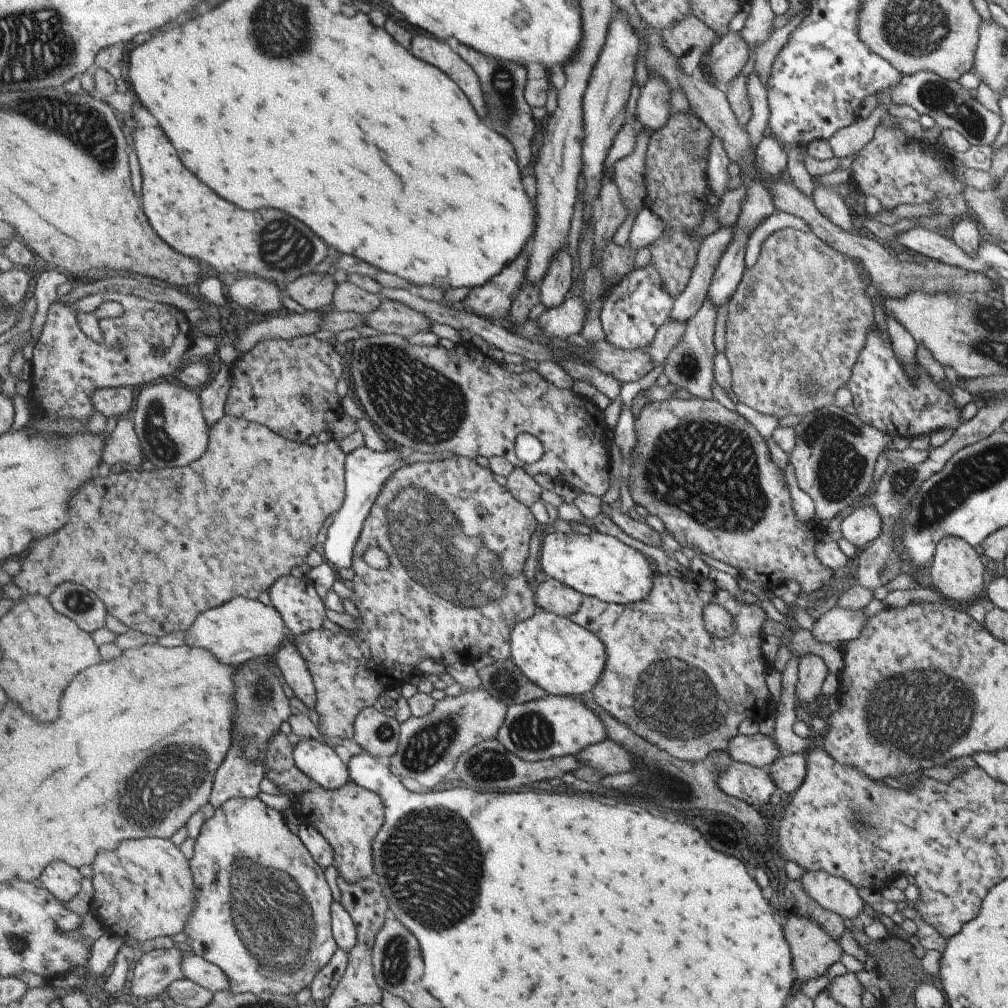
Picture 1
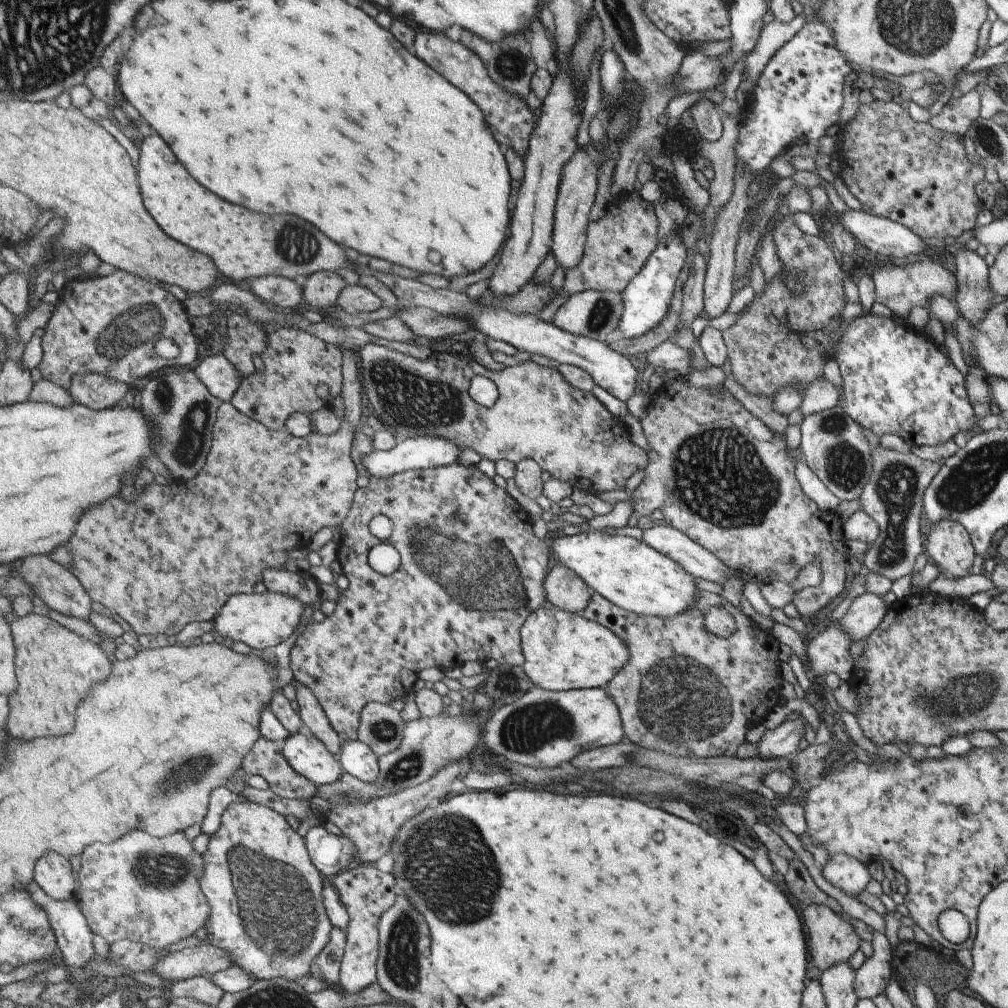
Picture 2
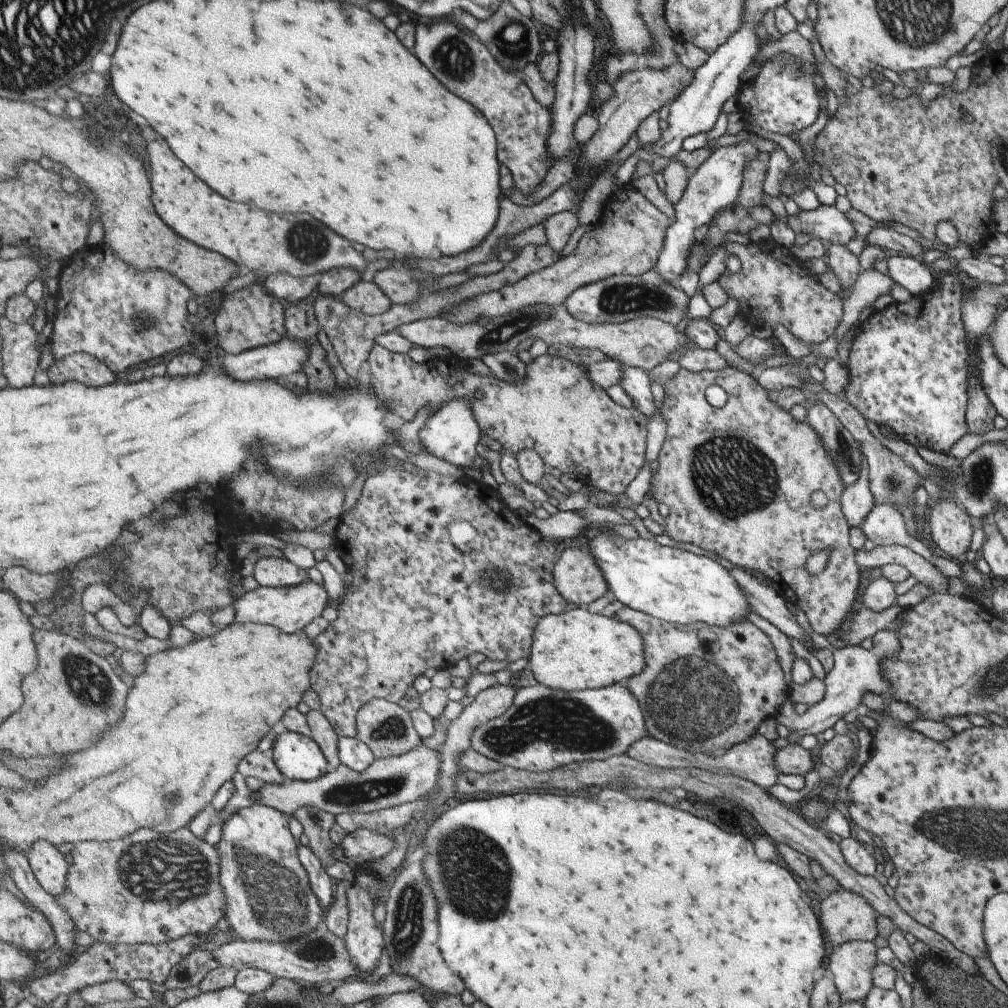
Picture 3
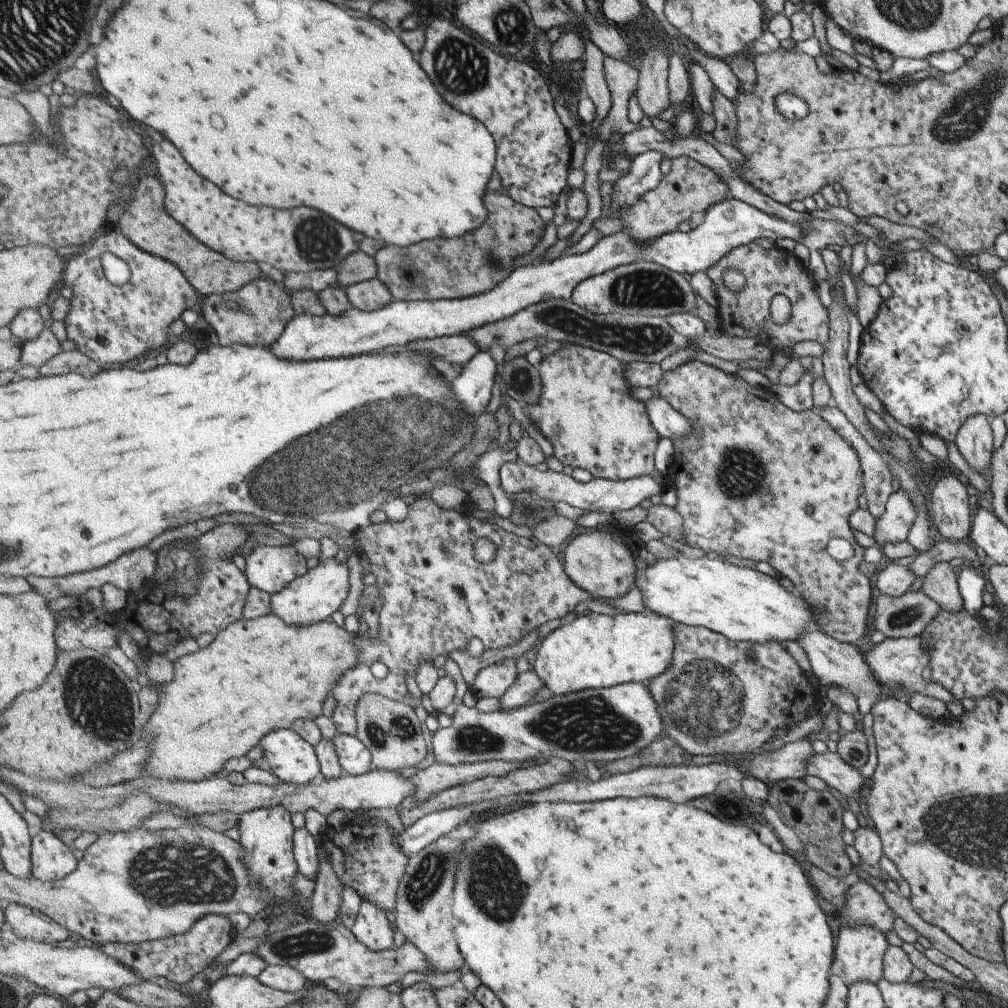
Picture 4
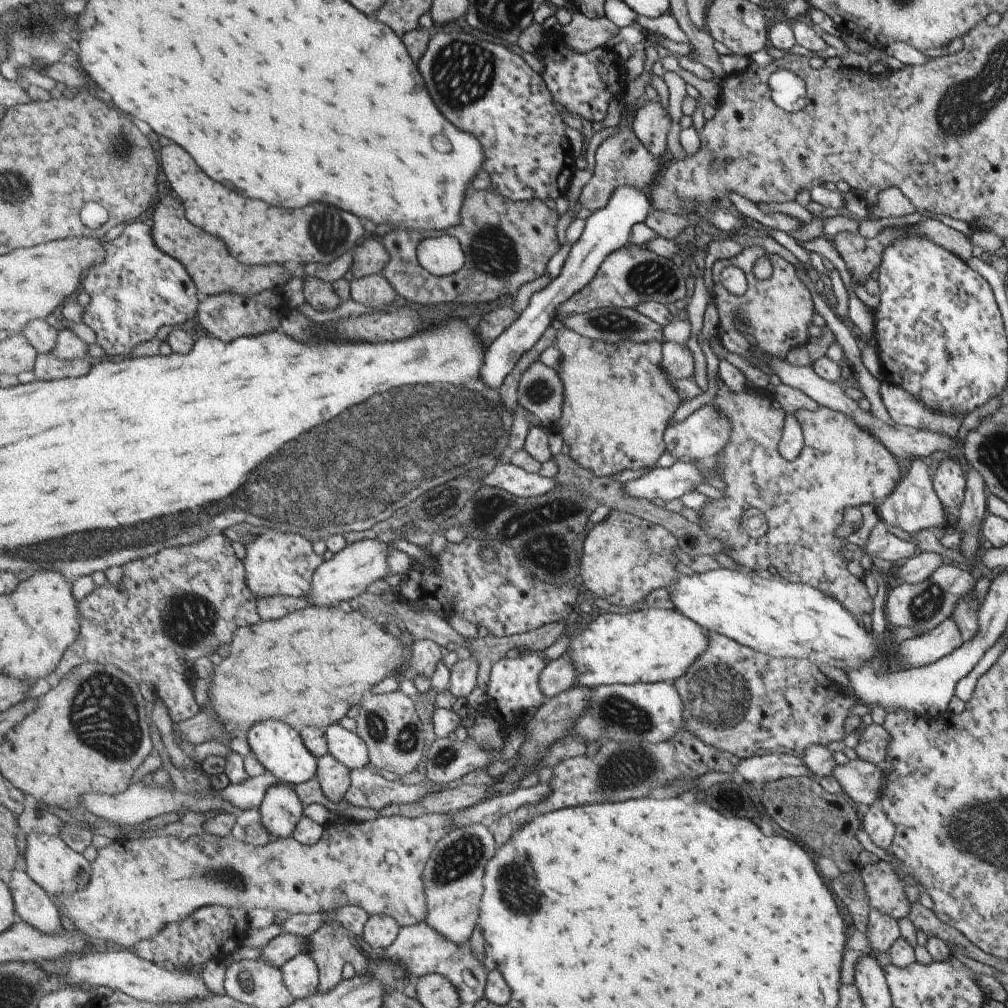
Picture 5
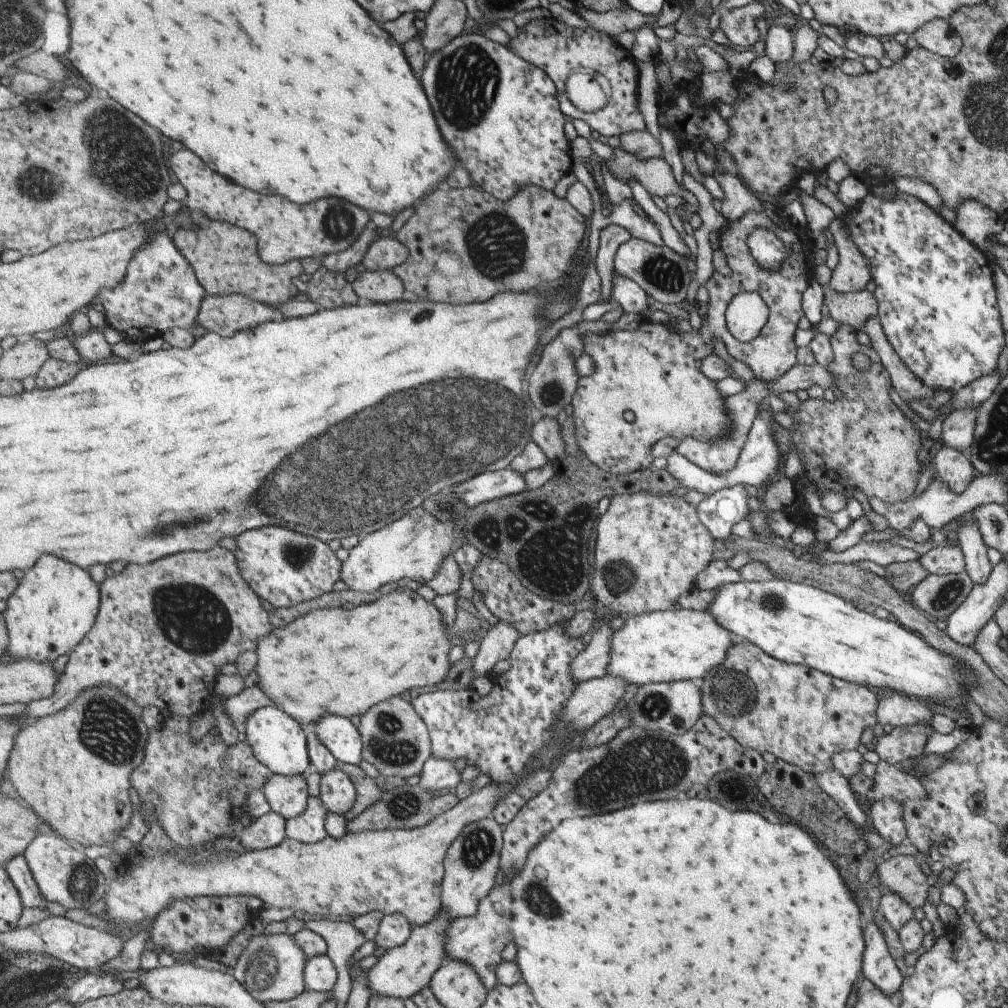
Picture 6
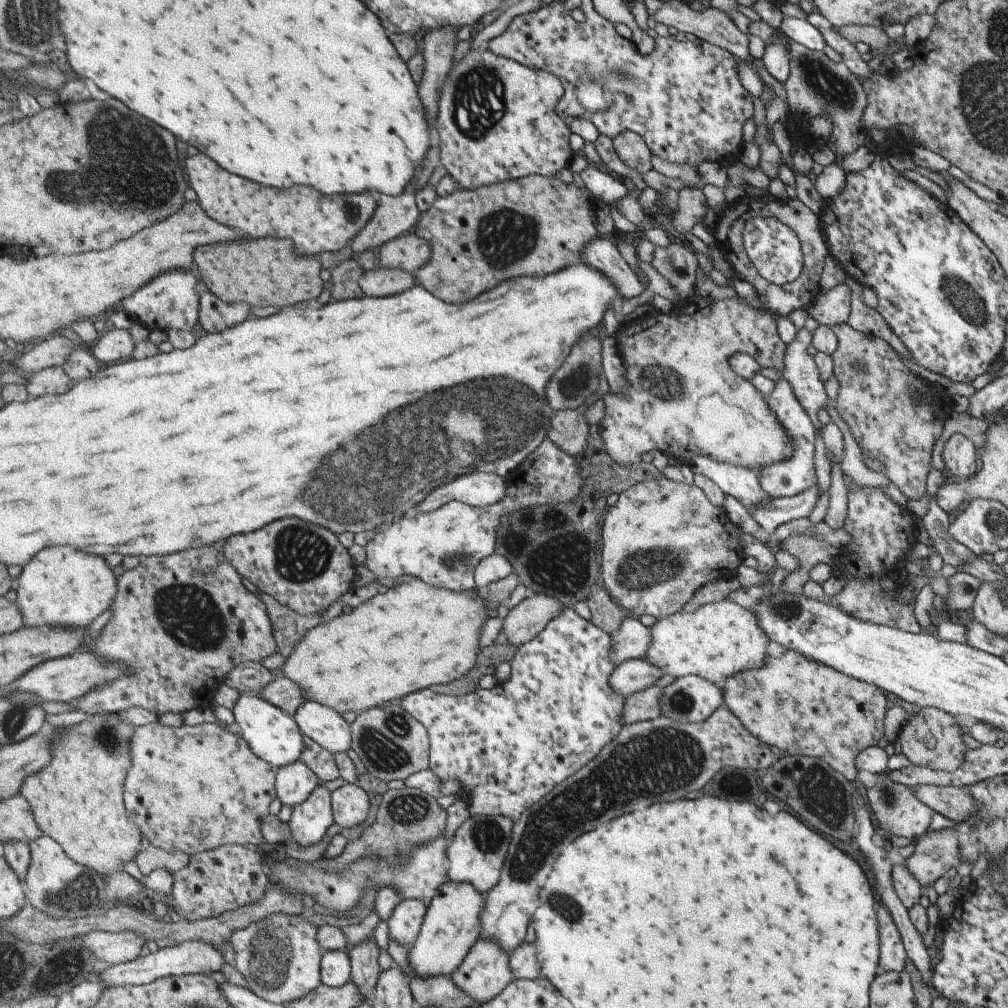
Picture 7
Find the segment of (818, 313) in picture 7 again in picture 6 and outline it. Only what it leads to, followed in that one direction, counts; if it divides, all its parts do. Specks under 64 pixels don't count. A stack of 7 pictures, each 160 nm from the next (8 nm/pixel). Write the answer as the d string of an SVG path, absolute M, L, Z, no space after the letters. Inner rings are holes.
M833 218L828 228L837 247L838 264L831 271L827 286L839 294L860 291L870 280L867 259L848 239L847 231L839 220Z

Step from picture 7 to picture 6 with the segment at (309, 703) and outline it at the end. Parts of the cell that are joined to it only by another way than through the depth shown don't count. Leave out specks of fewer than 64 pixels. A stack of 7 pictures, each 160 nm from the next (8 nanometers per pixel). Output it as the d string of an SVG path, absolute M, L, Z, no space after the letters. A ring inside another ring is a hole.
M325 715L310 729L334 754L339 764L358 765L363 758L364 742L355 724L341 715Z

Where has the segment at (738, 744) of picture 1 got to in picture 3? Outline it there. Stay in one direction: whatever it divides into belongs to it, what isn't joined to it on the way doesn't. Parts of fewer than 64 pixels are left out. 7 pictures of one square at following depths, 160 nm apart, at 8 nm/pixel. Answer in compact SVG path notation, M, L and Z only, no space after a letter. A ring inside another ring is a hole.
M877 631L872 637L872 646L869 650L860 645L848 645L840 649L834 649L829 642L826 642L822 635L813 632L807 633L811 638L812 648L819 650L826 648L833 656L833 666L826 673L823 682L824 695L819 702L812 704L803 715L796 715L793 712L792 701L785 701L779 708L778 721L791 730L787 736L793 744L799 742L805 734L819 734L826 728L831 728L839 718L845 716L847 712L860 708L861 698L867 692L878 694L890 701L894 692L890 684L882 677L882 668L880 661L884 657L895 657L899 652L901 645L898 642L897 634L891 631Z

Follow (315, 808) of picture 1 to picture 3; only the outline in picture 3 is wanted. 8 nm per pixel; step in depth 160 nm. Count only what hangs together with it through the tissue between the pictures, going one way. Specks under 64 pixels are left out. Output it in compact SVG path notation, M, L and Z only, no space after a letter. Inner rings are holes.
M511 682L508 685L495 685L494 687L488 688L476 696L473 702L465 707L462 713L452 722L447 724L446 740L444 745L441 746L443 754L443 762L441 764L441 775L438 779L441 791L437 794L431 794L431 791L426 795L429 798L432 797L429 805L429 809L432 807L443 804L447 798L454 796L456 793L456 782L457 776L459 776L459 756L471 746L471 739L473 731L481 724L493 720L495 717L503 716L511 705L514 703L516 694L518 693L519 687L515 682Z

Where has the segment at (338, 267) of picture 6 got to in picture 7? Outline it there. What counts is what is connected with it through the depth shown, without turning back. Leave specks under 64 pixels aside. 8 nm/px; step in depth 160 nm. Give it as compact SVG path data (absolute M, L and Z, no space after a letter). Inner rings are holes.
M413 179L404 195L380 194L376 214L356 236L351 246L353 258L357 258L363 251L378 251L386 242L416 230L421 211L415 202L415 192L417 180Z

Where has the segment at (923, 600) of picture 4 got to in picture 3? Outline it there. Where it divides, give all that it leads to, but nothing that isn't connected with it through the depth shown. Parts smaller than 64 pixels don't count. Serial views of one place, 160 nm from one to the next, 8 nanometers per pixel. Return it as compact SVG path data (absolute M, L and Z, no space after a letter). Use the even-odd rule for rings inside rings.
M897 602L880 611L859 608L851 616L849 632L841 636L841 639L846 639L848 645L859 645L863 638L872 637L877 631L897 633L903 624L905 608Z

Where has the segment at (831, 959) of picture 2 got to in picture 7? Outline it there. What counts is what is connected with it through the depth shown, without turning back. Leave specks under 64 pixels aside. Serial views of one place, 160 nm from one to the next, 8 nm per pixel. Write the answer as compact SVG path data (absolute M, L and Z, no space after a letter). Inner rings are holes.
M945 827L927 831L915 843L914 850L905 859L904 865L909 869L910 875L918 880L923 893L926 886L933 884L949 868L960 863L956 830Z

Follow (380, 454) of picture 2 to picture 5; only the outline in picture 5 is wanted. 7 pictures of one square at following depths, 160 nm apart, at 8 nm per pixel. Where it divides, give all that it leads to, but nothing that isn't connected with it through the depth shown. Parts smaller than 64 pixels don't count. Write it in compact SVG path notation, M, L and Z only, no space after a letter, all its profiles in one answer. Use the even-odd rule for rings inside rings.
M635 187L618 188L609 204L601 210L594 211L586 219L585 228L578 240L571 246L561 272L556 279L534 293L522 312L521 318L512 324L497 340L494 340L487 351L486 361L481 374L484 383L492 389L501 388L505 376L517 366L517 362L527 354L545 334L558 308L572 296L583 290L596 276L604 260L623 245L630 242L630 230L633 224L643 221L651 209L647 192Z

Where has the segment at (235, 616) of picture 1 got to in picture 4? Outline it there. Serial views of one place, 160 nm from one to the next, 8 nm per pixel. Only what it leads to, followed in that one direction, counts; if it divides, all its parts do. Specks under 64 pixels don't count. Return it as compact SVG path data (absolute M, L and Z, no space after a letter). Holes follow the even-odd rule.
M337 558L322 560L308 574L296 578L286 589L272 595L272 612L290 625L312 625L330 620L349 596L349 566Z

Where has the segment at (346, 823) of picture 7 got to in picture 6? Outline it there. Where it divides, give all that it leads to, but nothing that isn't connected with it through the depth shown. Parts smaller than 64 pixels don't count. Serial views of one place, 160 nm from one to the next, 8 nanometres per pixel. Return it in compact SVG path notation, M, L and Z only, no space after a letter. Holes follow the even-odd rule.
M341 768L321 774L320 798L329 811L343 816L356 805L358 792L356 784L351 782L349 775Z

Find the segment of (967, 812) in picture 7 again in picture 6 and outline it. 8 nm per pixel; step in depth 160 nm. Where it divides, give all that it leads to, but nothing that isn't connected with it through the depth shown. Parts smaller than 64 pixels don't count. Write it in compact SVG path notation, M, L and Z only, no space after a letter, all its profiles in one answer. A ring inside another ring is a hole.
M880 760L875 765L876 772L871 777L874 785L867 793L870 801L883 797L898 801L920 801L928 796L928 792L924 791L917 777L885 761Z

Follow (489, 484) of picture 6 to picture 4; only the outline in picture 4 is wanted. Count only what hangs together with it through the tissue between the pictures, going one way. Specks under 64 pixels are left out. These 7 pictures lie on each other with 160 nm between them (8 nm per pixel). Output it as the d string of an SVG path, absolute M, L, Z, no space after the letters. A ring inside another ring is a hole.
M519 460L515 463L506 462L499 470L501 478L501 488L506 494L521 494L521 492L531 492L537 494L542 499L550 499L555 502L566 502L571 506L581 508L581 510L602 511L608 515L615 514L619 510L633 508L645 498L659 494L663 489L661 485L661 475L643 475L631 479L603 479L593 478L584 483L575 480L569 473L554 472L550 469L547 472L538 470L537 467L528 465Z

